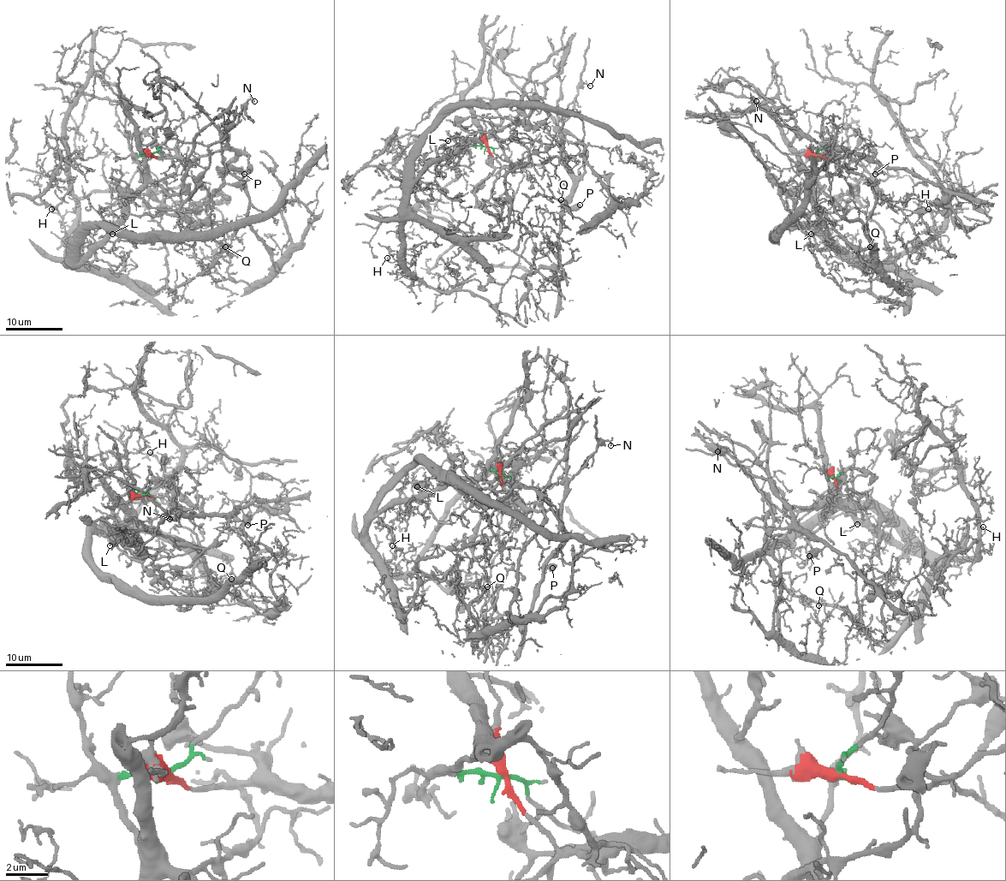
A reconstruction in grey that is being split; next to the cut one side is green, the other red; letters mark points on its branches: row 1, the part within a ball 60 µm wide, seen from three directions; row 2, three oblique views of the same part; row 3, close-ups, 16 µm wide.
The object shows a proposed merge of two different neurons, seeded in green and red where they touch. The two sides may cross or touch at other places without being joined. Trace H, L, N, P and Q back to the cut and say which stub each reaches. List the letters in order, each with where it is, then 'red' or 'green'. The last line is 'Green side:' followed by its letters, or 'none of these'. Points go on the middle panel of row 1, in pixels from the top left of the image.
H: (387, 258) | green
L: (448, 140) | green
N: (590, 86) | red
P: (580, 205) | red
Q: (561, 199) | green
Green side: H, L, Q

